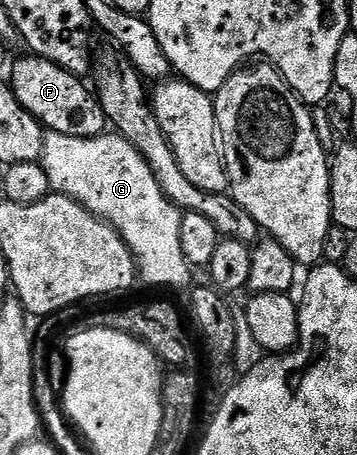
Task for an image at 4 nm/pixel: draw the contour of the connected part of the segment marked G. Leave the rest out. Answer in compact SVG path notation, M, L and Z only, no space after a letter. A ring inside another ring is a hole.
M105 131L100 137L87 139L46 132L43 140L39 164L45 169L50 190L75 199L87 211L109 222L133 252L142 282L170 285L173 289L188 283L191 266L179 244L182 210L163 195L151 167L127 139Z

